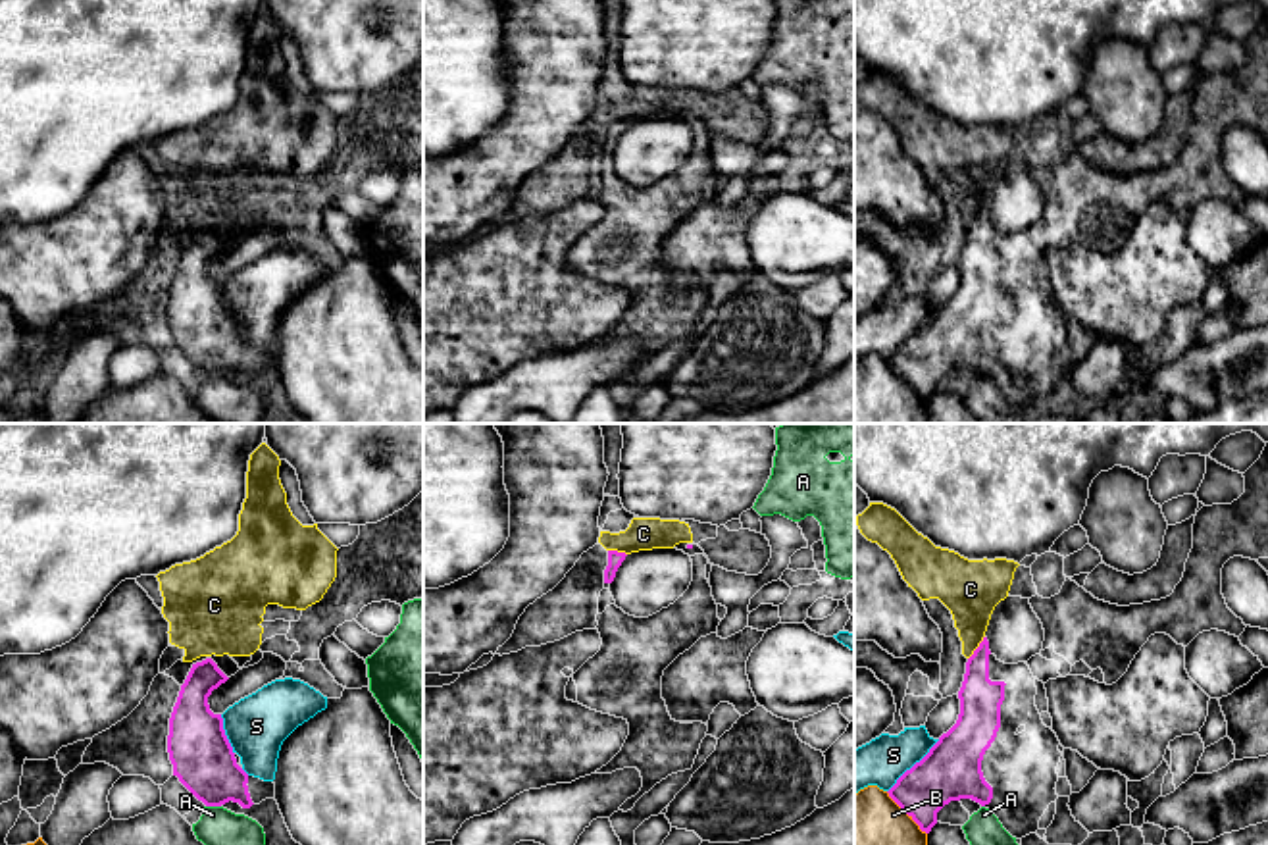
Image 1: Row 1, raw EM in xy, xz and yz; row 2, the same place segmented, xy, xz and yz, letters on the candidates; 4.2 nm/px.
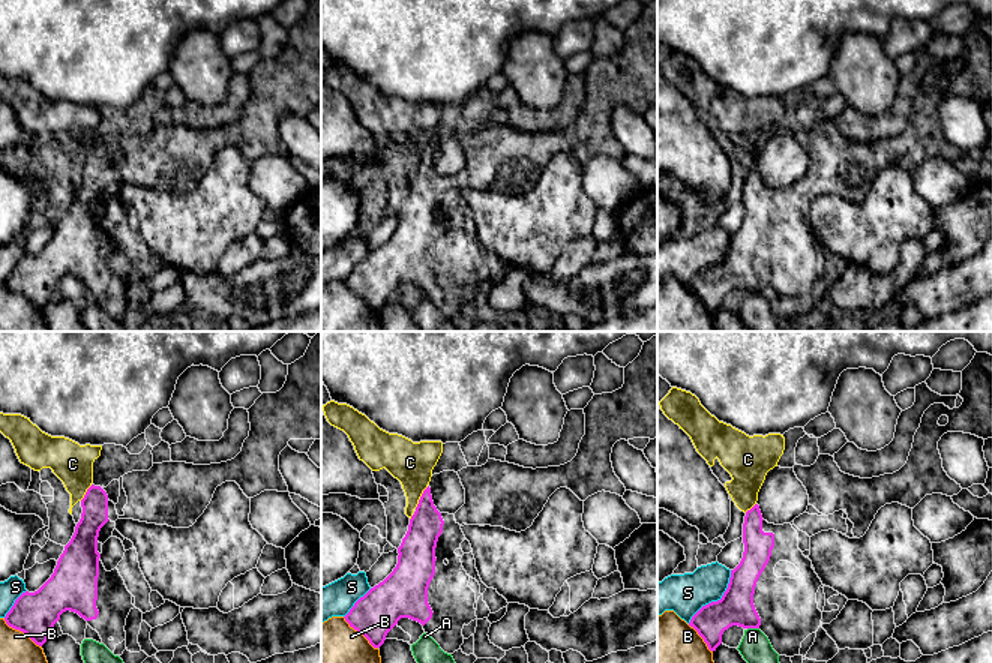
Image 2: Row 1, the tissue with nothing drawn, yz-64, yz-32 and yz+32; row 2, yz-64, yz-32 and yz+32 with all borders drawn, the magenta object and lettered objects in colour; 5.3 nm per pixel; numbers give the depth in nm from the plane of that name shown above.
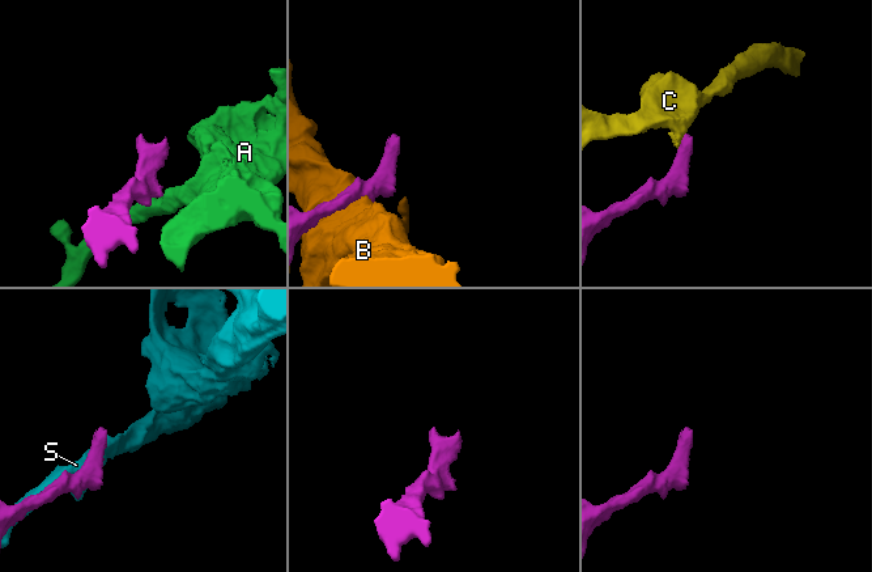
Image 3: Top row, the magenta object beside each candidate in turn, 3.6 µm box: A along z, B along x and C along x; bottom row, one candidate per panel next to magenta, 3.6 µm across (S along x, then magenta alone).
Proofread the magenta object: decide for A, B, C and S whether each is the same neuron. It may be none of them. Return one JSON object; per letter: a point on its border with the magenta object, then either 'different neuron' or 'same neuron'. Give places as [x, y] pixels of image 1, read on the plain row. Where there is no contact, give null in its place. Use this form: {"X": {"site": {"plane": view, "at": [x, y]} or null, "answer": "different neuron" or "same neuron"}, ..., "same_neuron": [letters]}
{"A": {"site": {"plane": "xy", "at": [214, 374]}, "answer": "different neuron"}, "B": {"site": {"plane": "yz", "at": [905, 380]}, "answer": "different neuron"}, "C": {"site": {"plane": "yz", "at": [978, 216]}, "answer": "different neuron"}, "S": {"site": {"plane": "yz", "at": [914, 333]}, "answer": "different neuron"}, "same_neuron": []}

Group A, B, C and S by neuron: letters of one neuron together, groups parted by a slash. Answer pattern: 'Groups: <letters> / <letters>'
Groups: A / B / C / S

